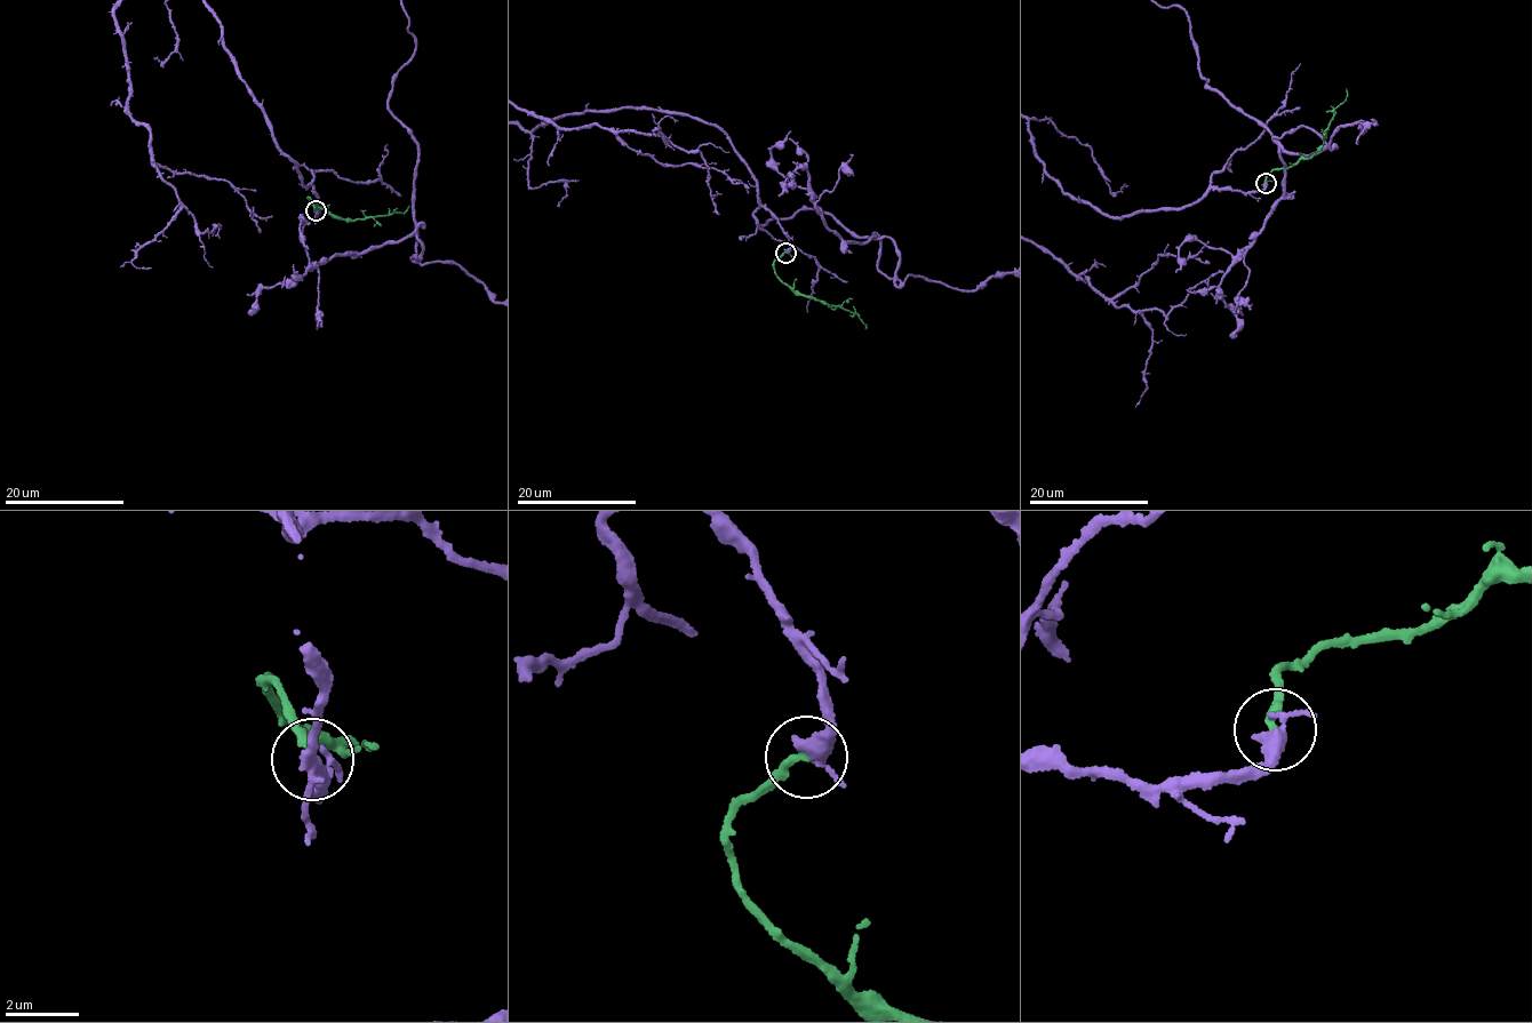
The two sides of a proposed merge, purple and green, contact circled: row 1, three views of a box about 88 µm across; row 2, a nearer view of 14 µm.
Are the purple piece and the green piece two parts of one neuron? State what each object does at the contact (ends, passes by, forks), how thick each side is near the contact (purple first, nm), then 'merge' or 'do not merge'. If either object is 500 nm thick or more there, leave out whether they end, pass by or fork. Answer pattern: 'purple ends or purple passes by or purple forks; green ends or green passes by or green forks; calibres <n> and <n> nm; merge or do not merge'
purple passes by; green ends; calibres 360 and 220 nm; merge

